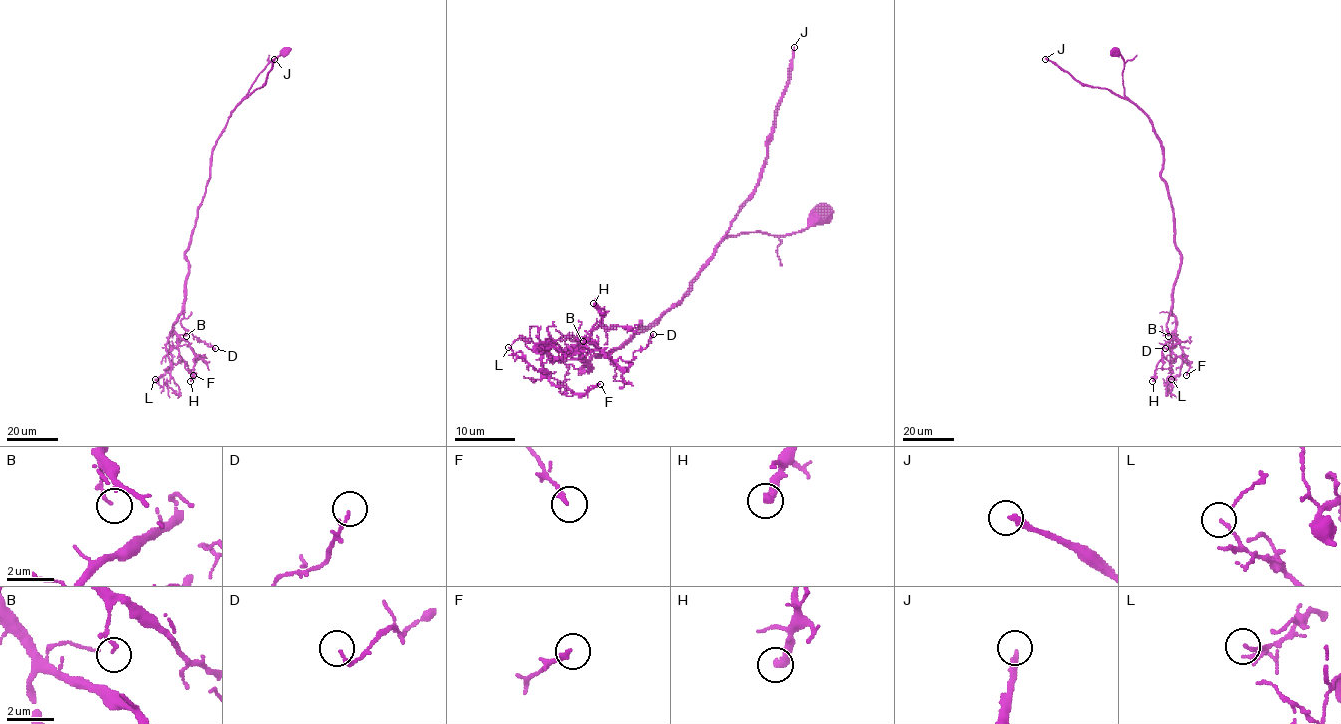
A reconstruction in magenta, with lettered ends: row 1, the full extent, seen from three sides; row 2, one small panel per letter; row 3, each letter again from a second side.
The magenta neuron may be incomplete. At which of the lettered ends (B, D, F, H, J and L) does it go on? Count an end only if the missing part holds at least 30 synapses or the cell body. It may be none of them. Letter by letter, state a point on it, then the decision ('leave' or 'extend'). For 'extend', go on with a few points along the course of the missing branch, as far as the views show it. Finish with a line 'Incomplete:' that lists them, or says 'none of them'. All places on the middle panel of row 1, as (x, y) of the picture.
B: place (583, 341); leave
D: place (653, 334); leave
F: place (600, 384); leave
H: place (593, 303); leave
J: place (794, 47); extend
L: place (508, 347); leave
Incomplete: J

